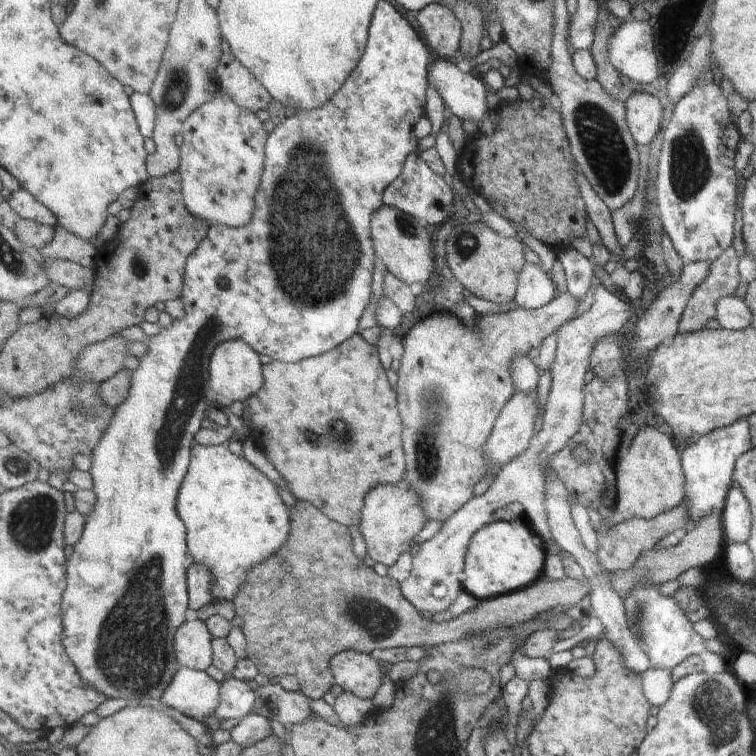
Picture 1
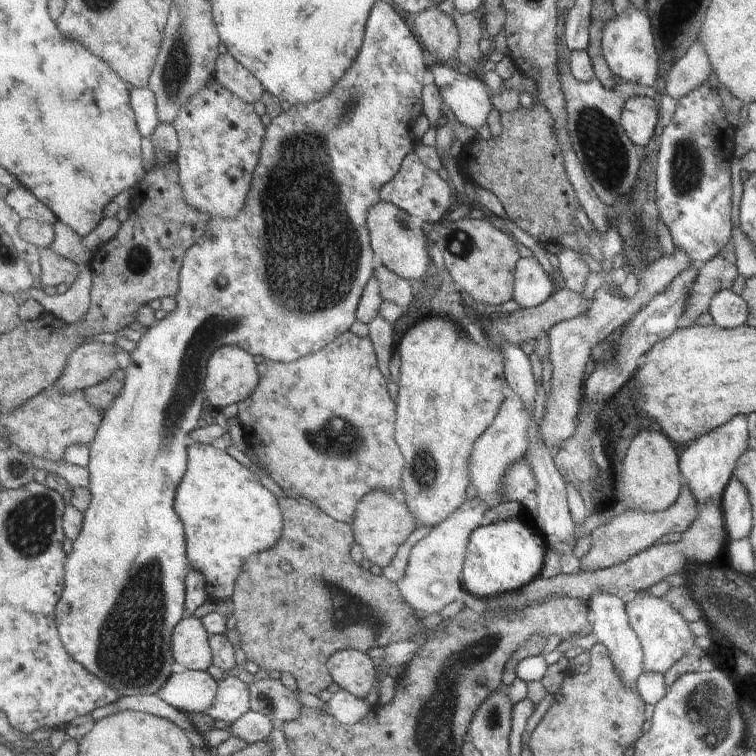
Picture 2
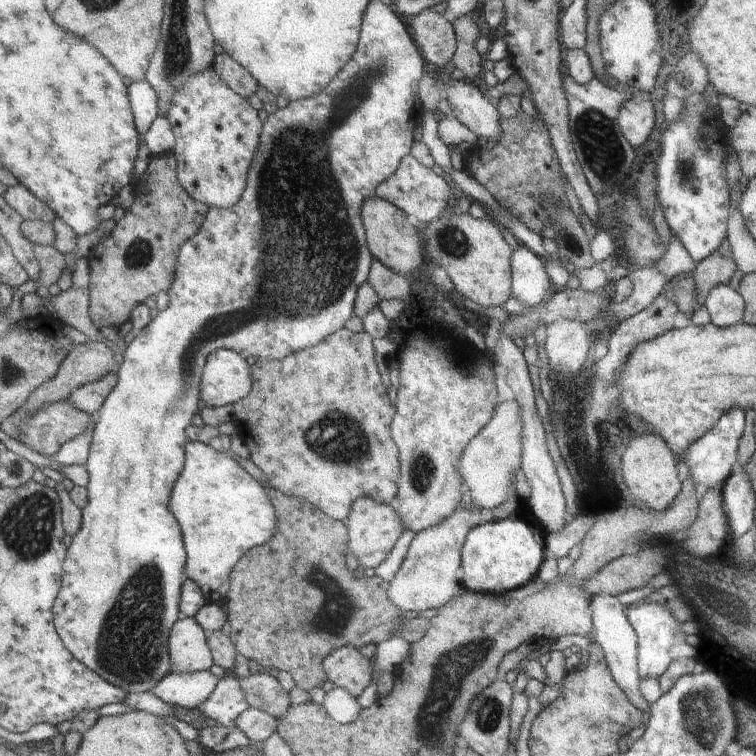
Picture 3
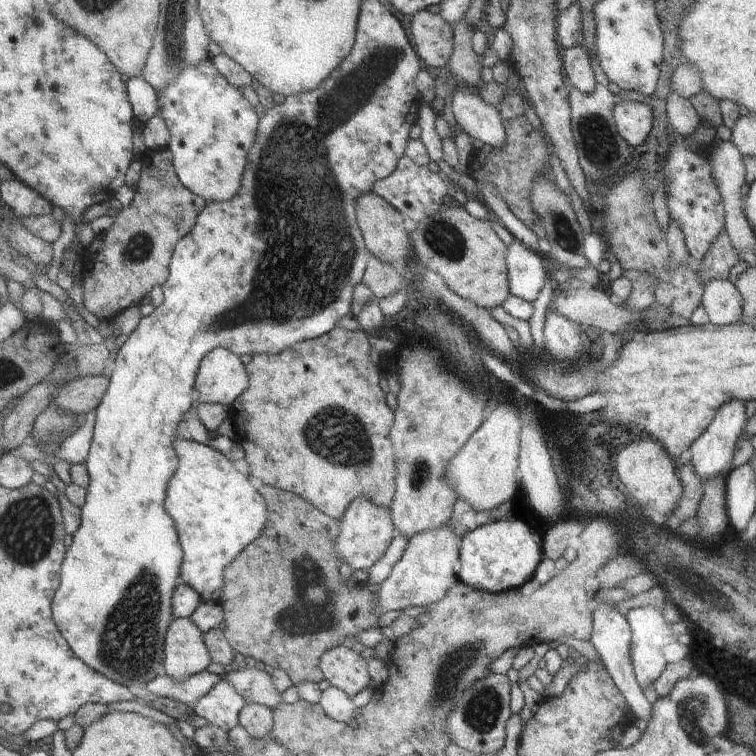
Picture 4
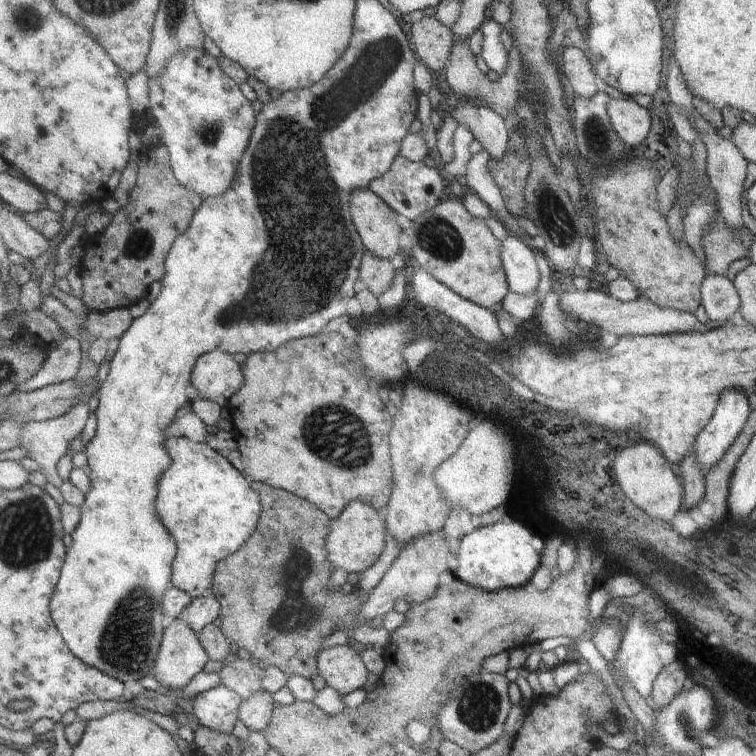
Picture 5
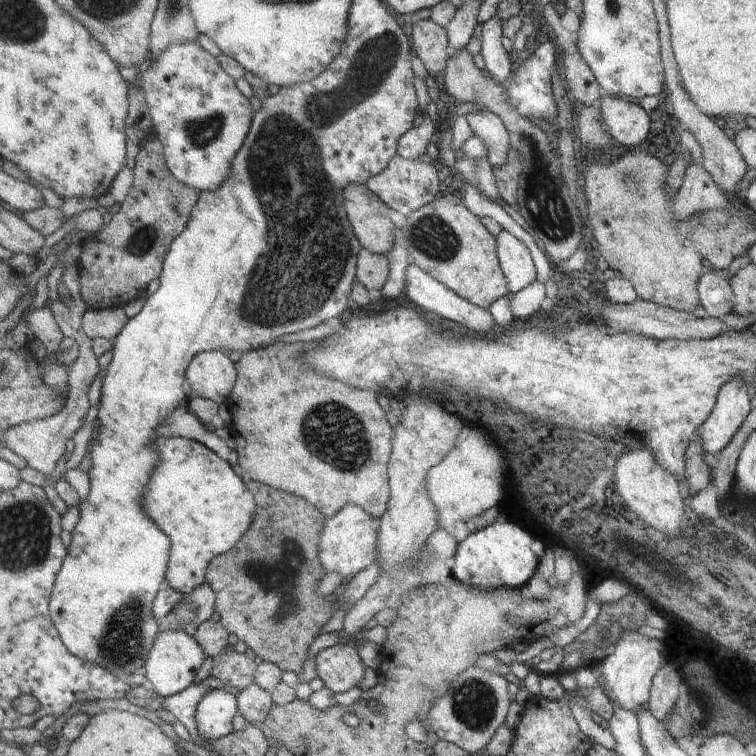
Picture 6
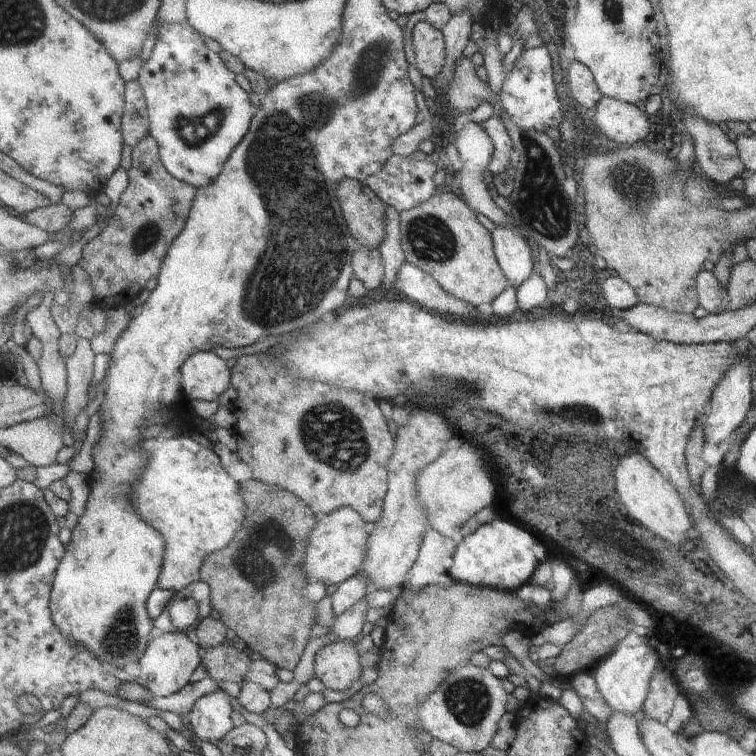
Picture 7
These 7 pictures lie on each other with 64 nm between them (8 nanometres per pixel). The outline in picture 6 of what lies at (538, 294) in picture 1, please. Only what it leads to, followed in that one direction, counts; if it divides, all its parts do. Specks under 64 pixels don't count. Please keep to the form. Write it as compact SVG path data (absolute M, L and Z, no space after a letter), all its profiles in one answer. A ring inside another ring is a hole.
M502 230L496 239L498 256L510 292L518 293L525 290L537 280L537 270L531 251L509 231Z

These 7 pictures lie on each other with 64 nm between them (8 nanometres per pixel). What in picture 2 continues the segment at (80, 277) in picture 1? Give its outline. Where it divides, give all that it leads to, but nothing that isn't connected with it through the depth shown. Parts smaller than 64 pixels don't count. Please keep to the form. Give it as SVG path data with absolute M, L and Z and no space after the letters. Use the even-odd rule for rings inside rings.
M50 248L40 249L40 255L42 264L40 277L43 287L56 287L66 282L70 288L75 284L77 278L80 277L80 266L72 260L60 257Z

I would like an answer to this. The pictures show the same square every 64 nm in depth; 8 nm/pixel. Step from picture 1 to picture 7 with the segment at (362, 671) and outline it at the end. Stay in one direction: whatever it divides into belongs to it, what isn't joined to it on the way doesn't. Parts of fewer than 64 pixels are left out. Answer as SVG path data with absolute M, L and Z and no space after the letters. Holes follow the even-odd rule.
M347 640L322 647L315 655L315 678L326 688L346 692L361 676L362 662Z

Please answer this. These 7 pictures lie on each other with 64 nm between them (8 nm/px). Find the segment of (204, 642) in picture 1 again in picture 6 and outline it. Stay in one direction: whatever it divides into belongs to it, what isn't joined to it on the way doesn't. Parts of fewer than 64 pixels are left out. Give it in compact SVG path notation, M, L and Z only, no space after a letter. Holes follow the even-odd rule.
M193 629L161 631L146 662L147 678L153 683L155 692L168 697L177 692L183 692L196 682L198 672L207 658L204 648L193 638Z

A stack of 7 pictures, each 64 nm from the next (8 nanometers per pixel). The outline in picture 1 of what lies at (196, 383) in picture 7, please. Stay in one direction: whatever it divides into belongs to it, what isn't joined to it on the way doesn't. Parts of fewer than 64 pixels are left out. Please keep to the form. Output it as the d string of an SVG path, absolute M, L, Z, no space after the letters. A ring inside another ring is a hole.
M231 339L218 346L210 360L211 399L219 406L228 406L235 400L245 402L256 395L265 384L264 368L259 353L243 339Z

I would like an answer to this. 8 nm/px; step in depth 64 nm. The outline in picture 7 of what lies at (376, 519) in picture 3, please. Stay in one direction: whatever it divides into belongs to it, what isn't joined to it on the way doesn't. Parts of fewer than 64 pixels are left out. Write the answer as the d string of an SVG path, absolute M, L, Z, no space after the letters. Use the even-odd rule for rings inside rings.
M345 507L320 517L315 530L311 533L306 548L306 560L302 563L308 574L308 582L326 580L331 584L341 584L362 572L368 555L370 525L360 512Z

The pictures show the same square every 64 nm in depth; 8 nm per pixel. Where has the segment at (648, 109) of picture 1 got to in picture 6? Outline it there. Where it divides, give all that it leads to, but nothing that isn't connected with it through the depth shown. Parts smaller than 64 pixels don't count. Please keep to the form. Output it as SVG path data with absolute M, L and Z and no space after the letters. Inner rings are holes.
M607 94L600 101L600 111L614 136L623 149L641 144L649 134L648 113L635 100Z

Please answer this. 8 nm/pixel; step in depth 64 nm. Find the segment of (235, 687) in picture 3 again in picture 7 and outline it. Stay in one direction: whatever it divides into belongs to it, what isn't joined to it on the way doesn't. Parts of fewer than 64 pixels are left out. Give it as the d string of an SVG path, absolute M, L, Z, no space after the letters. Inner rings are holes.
M219 689L194 704L188 718L193 732L199 739L218 748L221 740L235 728L232 714L236 710L232 700L227 692Z

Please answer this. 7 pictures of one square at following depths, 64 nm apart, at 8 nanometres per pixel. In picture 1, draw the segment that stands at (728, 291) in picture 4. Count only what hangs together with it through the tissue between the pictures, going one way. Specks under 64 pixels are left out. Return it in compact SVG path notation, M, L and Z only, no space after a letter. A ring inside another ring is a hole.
M733 294L721 297L714 306L715 320L721 329L741 330L750 326L750 310L747 305Z

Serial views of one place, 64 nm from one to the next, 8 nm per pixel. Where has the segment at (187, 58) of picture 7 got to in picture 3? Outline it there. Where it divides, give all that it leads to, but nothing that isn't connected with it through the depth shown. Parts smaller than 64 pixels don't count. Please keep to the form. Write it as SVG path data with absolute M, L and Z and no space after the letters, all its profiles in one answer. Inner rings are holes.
M209 68L204 73L190 77L190 81L177 91L167 118L176 136L173 152L178 160L181 184L193 198L203 201L209 208L234 207L248 187L248 174L260 147L264 122L259 118L259 112L253 108L249 99L229 88L214 68Z

